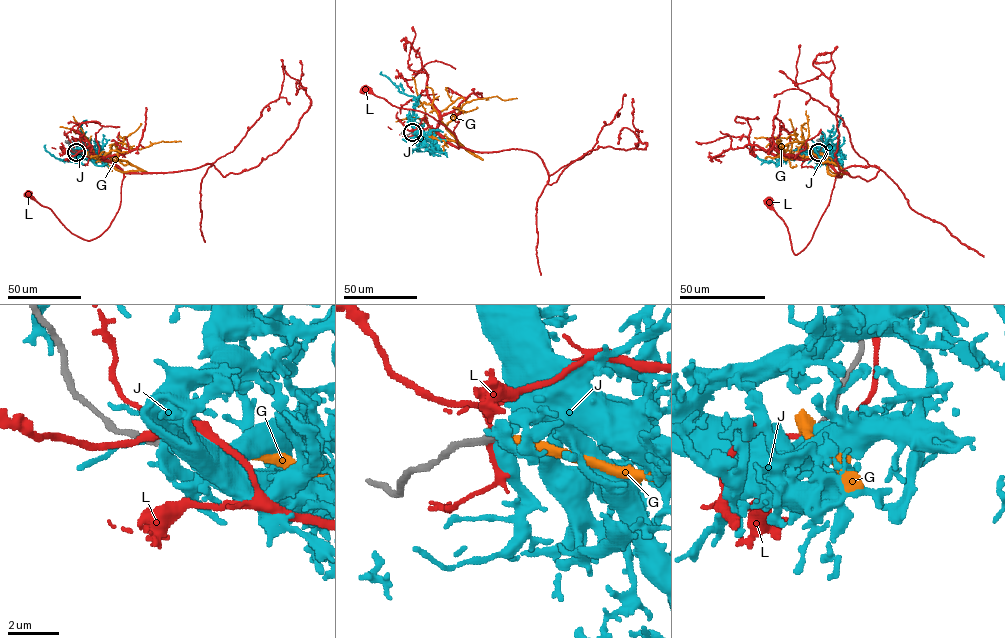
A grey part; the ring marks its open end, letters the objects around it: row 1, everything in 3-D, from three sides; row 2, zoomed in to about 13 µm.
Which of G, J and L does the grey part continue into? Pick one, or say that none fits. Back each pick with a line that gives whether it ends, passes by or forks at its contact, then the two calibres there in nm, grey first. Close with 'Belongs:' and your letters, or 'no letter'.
Belongs: no letter

